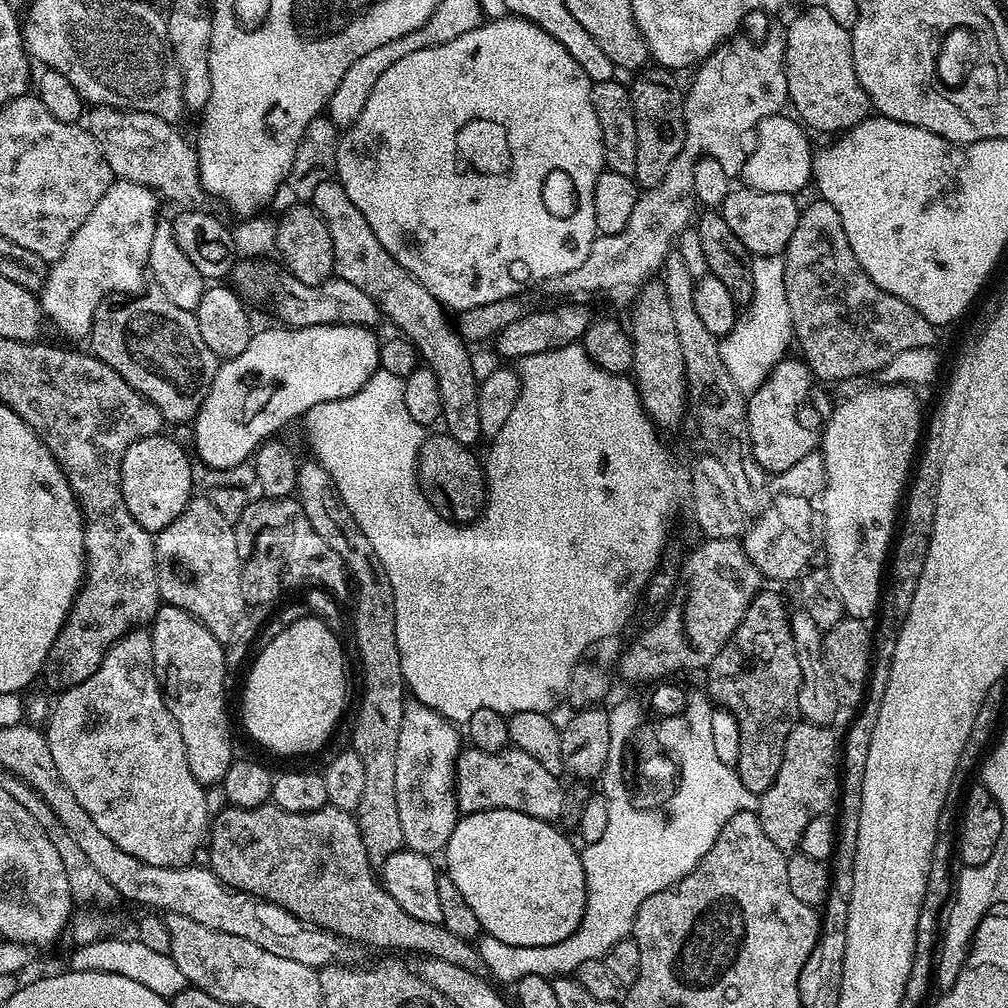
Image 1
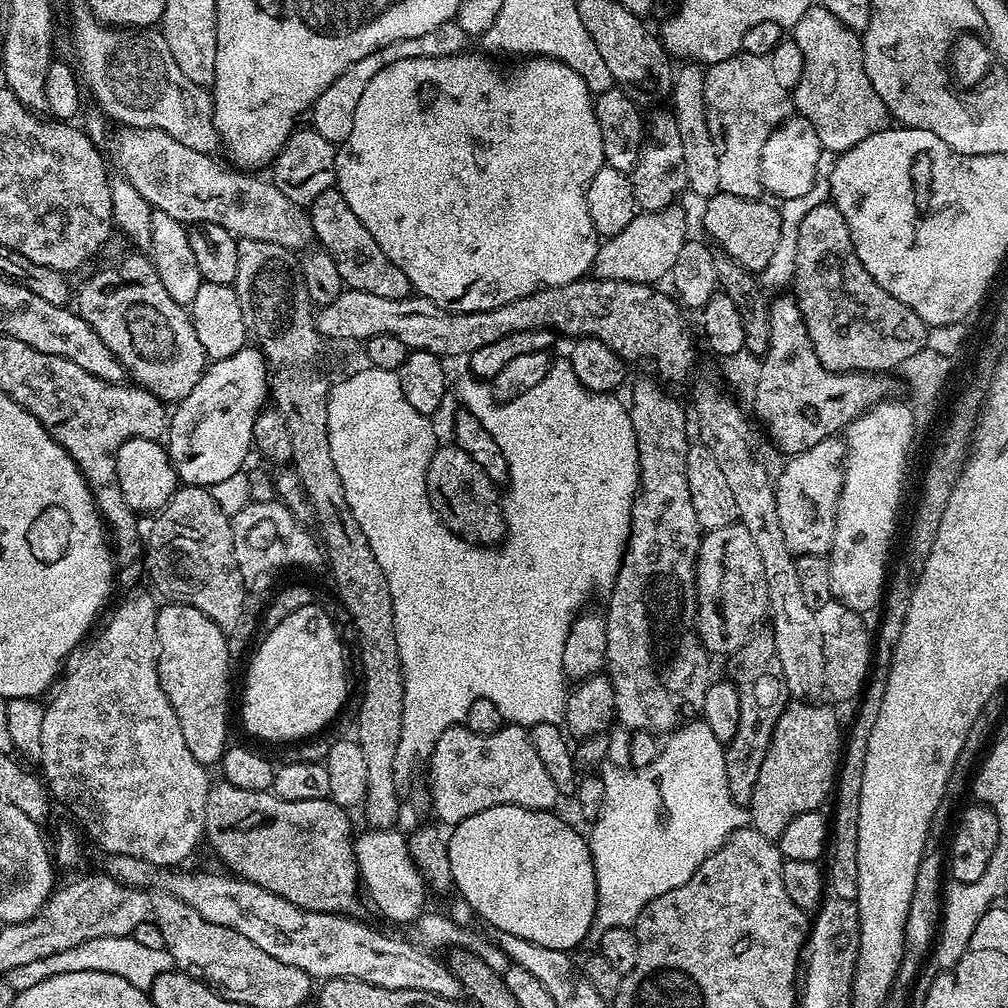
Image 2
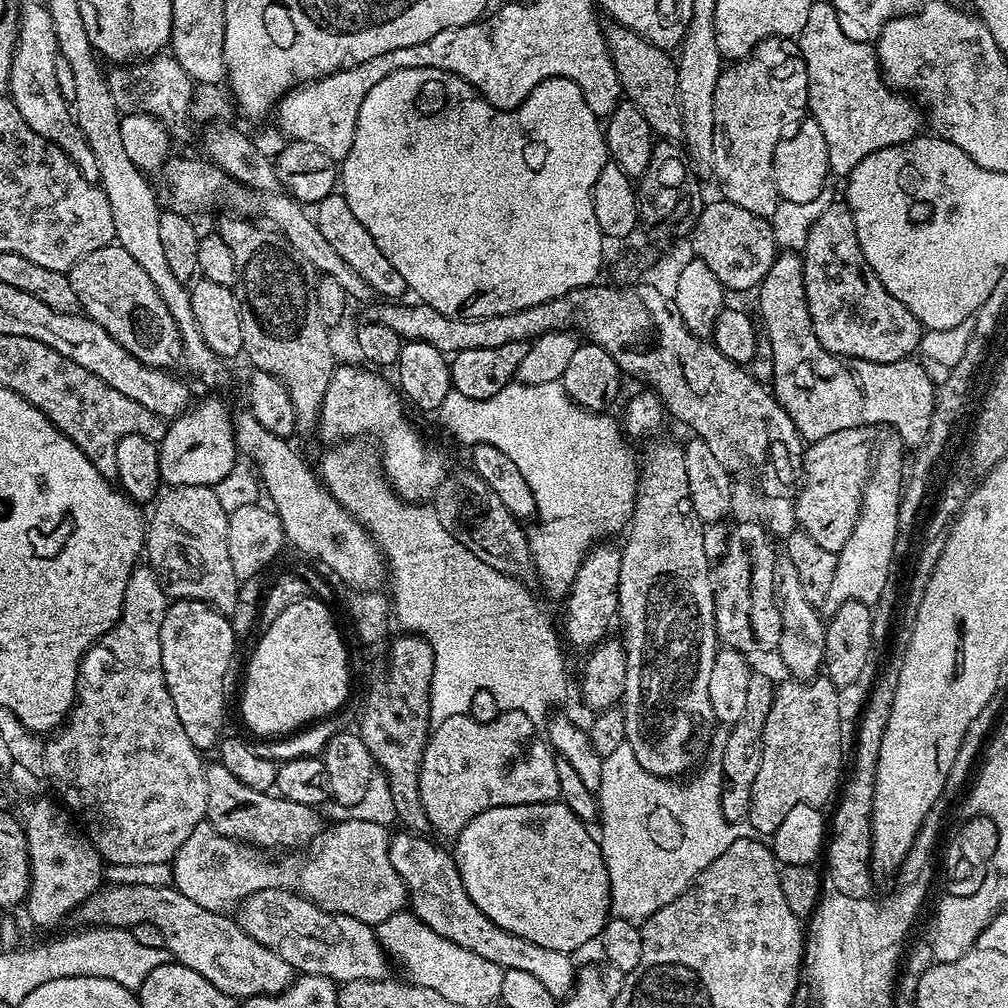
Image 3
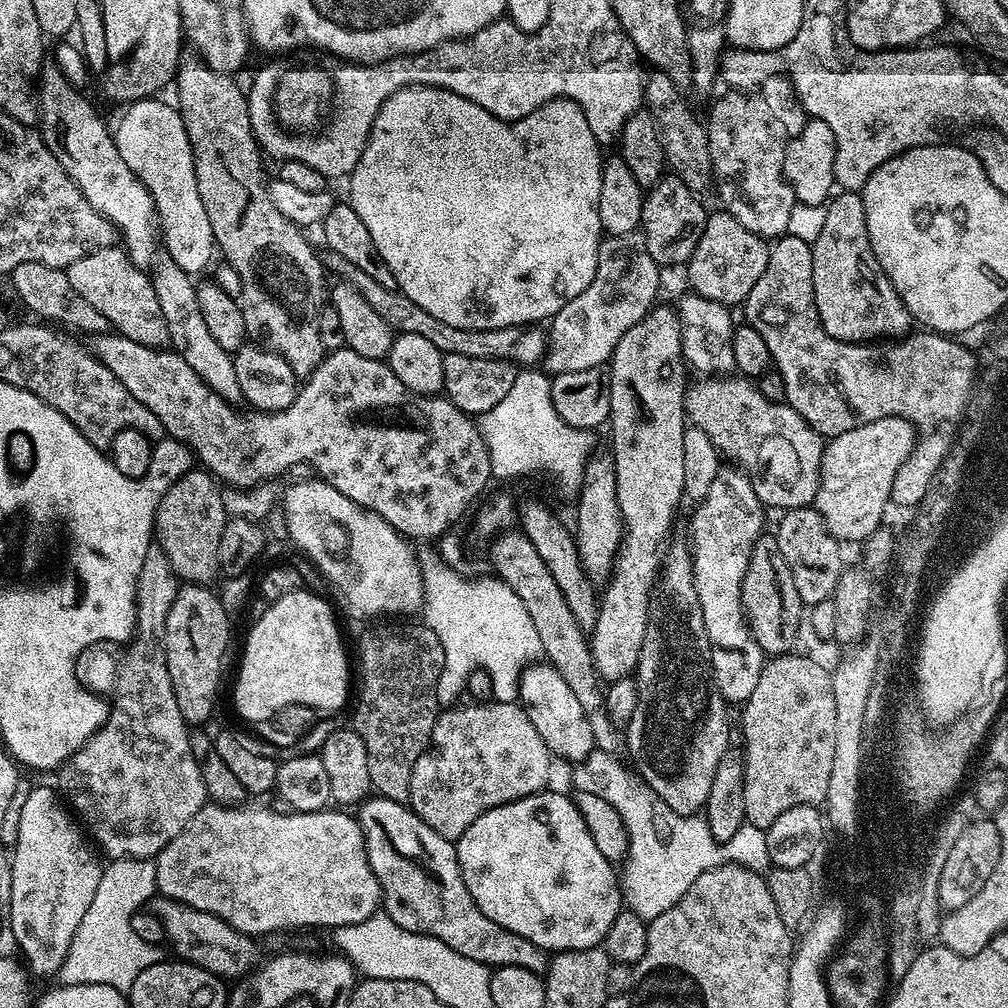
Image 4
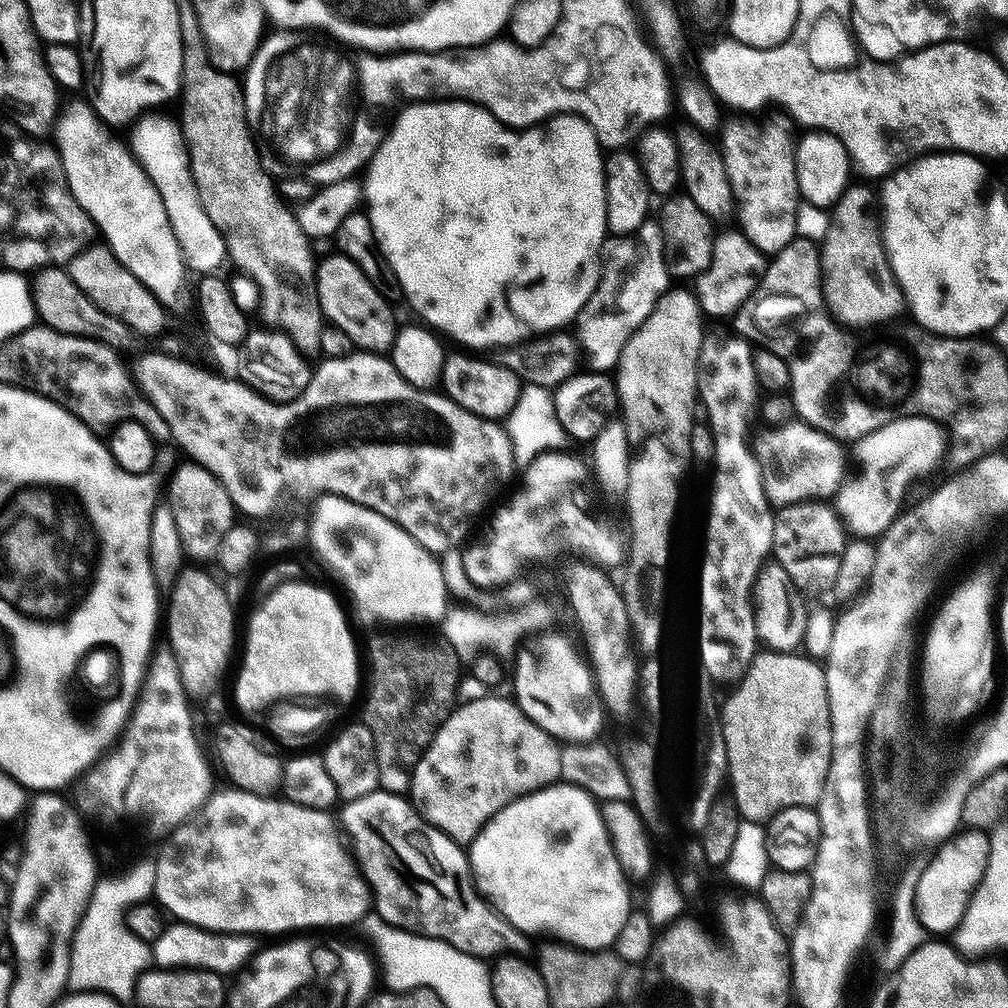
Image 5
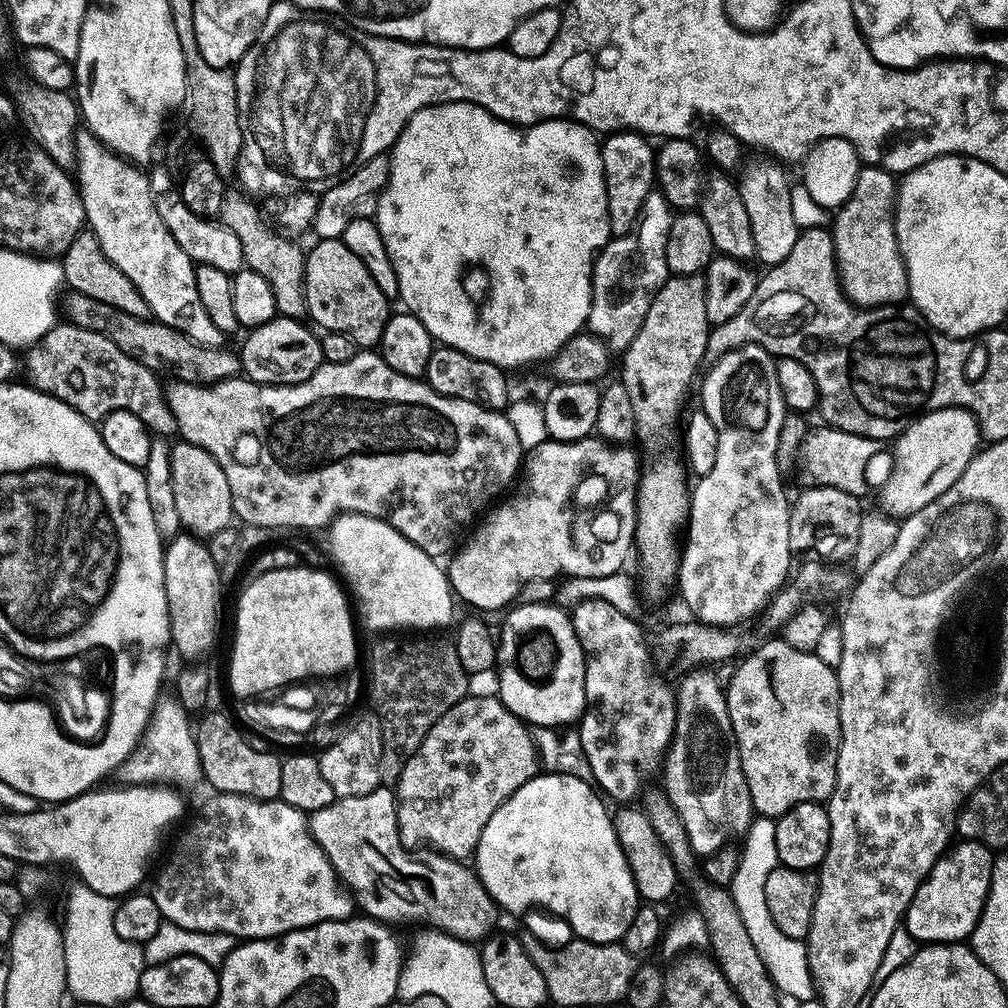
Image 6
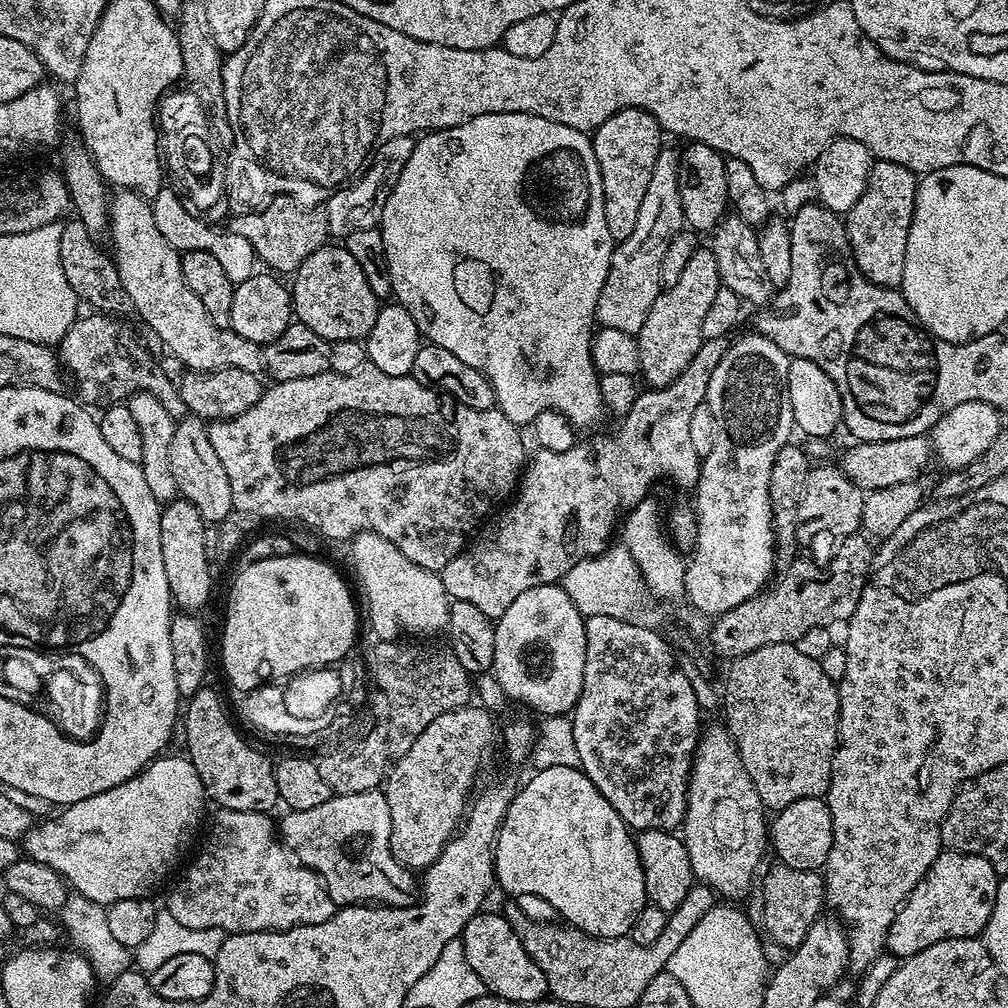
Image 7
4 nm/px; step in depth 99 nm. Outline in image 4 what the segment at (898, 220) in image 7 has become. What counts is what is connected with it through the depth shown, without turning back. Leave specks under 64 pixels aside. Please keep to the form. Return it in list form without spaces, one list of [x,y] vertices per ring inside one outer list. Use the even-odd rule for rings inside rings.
[[[840,190],[827,201],[822,231],[811,246],[814,306],[818,306],[818,318],[826,334],[851,344],[884,342],[908,335],[913,318],[870,246],[866,206],[860,192]]]

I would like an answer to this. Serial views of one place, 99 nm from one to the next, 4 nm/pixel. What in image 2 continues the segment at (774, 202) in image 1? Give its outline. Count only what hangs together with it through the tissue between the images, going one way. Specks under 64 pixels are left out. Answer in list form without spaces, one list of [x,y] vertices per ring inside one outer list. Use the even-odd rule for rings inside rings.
[[[732,190],[715,192],[713,196],[707,197],[703,204],[705,232],[703,235],[721,253],[731,256],[753,274],[763,272],[766,262],[774,258],[774,250],[778,250],[778,238],[782,234],[779,207],[775,203],[767,204],[764,198],[747,200]]]

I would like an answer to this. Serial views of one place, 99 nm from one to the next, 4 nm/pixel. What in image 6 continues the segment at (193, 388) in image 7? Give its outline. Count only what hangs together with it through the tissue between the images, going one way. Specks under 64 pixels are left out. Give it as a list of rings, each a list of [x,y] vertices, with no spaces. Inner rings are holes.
[[[69,291],[67,295],[62,300],[63,315],[64,312],[68,315],[65,316],[67,323],[94,330],[110,338],[110,342],[114,342],[114,346],[118,346],[122,354],[130,354],[130,358],[142,362],[142,366],[146,366],[151,372],[169,372],[173,381],[203,386],[222,383],[223,380],[231,380],[241,375],[239,355],[235,351],[227,352],[227,347],[203,348],[155,318],[126,314],[126,310],[106,306],[106,302],[98,302],[81,292]]]

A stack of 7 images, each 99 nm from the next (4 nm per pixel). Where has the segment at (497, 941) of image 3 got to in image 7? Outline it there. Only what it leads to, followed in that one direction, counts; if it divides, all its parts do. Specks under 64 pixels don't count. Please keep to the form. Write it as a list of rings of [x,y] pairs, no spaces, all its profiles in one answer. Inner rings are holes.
[[[371,788],[365,792],[358,794],[346,794],[345,796],[334,794],[326,802],[322,802],[322,806],[314,806],[314,810],[298,810],[293,812],[291,810],[283,813],[284,821],[279,821],[278,836],[285,848],[304,865],[305,868],[312,869],[313,872],[319,874],[323,880],[326,890],[330,894],[330,898],[337,906],[351,906],[354,904],[362,904],[371,902],[376,906],[387,906],[389,908],[401,908],[407,904],[415,904],[418,899],[418,880],[414,877],[413,869],[403,868],[401,864],[394,858],[394,854],[390,850],[390,806],[386,806],[386,798],[383,791]]]

